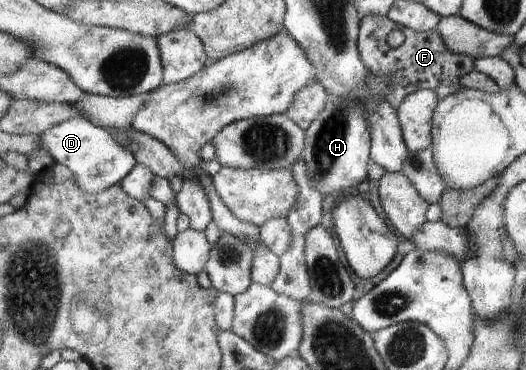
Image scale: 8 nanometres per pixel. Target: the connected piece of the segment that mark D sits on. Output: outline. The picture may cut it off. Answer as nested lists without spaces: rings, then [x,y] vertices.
[[[83,117],[71,118],[67,122],[61,122],[57,126],[45,130],[41,134],[41,146],[39,150],[47,150],[53,156],[55,162],[65,165],[79,180],[79,186],[87,194],[97,194],[107,188],[122,183],[135,166],[137,159],[130,150],[125,150],[115,137],[100,126]]]

